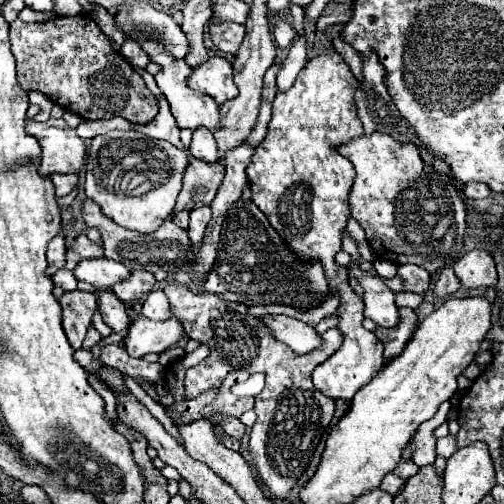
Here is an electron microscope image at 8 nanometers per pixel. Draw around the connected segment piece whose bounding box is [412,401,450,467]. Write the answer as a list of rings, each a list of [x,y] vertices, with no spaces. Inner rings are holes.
[[[446,401],[446,403],[440,405],[438,413],[436,413],[430,421],[426,421],[424,425],[420,425],[418,433],[414,435],[412,441],[416,443],[416,447],[414,447],[414,457],[412,457],[412,461],[414,461],[418,467],[432,465],[432,463],[436,461],[436,439],[434,439],[432,431],[446,421],[448,411],[450,411],[450,403]]]

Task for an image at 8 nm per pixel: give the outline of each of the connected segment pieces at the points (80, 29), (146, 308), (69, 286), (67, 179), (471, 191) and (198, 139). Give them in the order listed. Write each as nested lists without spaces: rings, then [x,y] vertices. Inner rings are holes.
[[[90,15],[54,17],[44,23],[24,23],[16,19],[10,25],[10,43],[16,57],[18,83],[24,91],[40,91],[82,119],[112,119],[120,115],[132,123],[150,123],[158,115],[158,103],[144,85],[144,79],[136,71],[128,79],[128,61],[112,49],[110,39],[100,31]]]
[[[158,287],[154,289],[142,303],[142,315],[148,317],[148,319],[154,319],[154,321],[166,321],[172,317],[170,313],[170,303],[168,303],[168,297],[164,295],[164,291]]]
[[[66,269],[56,271],[52,281],[56,287],[62,287],[64,291],[76,291],[78,289],[78,279],[72,275],[72,271],[66,271]]]
[[[52,175],[50,181],[54,183],[54,189],[56,189],[56,197],[64,197],[68,195],[74,185],[78,183],[78,175]]]
[[[472,181],[472,183],[466,183],[466,197],[468,199],[484,199],[484,197],[488,197],[492,191],[490,191],[490,187],[486,185],[486,183],[476,183],[476,181]]]
[[[200,127],[194,131],[192,135],[192,143],[190,143],[190,153],[194,157],[200,157],[202,161],[208,161],[208,163],[216,163],[218,161],[218,147],[216,147],[216,139],[214,135]]]

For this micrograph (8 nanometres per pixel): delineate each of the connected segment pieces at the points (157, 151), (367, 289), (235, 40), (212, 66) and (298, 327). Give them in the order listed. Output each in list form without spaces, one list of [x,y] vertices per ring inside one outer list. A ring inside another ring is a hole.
[[[110,131],[106,135],[98,135],[92,139],[88,157],[86,157],[86,195],[98,203],[102,213],[112,219],[116,225],[138,231],[152,233],[156,231],[166,217],[170,217],[176,197],[182,185],[182,173],[188,167],[188,153],[180,151],[168,141],[150,139],[138,131]]]
[[[348,267],[348,273],[364,287],[364,317],[376,321],[378,327],[392,329],[398,325],[398,307],[394,291],[376,275],[364,273],[360,267]]]
[[[224,21],[220,25],[210,25],[210,39],[220,51],[236,55],[238,47],[244,39],[244,25],[232,23],[232,21]]]
[[[210,57],[204,65],[196,67],[190,77],[190,87],[198,93],[210,95],[216,105],[238,95],[238,87],[232,81],[232,65],[222,57]]]
[[[262,315],[260,321],[264,321],[266,329],[270,331],[270,335],[276,341],[286,343],[298,355],[310,353],[310,351],[322,347],[322,337],[316,335],[314,327],[310,327],[308,323],[302,323],[294,317],[288,317],[288,315]]]

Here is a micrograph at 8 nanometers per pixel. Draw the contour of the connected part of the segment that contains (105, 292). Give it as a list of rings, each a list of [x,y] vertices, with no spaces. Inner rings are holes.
[[[96,289],[98,293],[98,311],[104,319],[104,323],[112,331],[120,331],[126,335],[128,331],[128,315],[126,315],[126,305],[112,293],[112,289]]]

